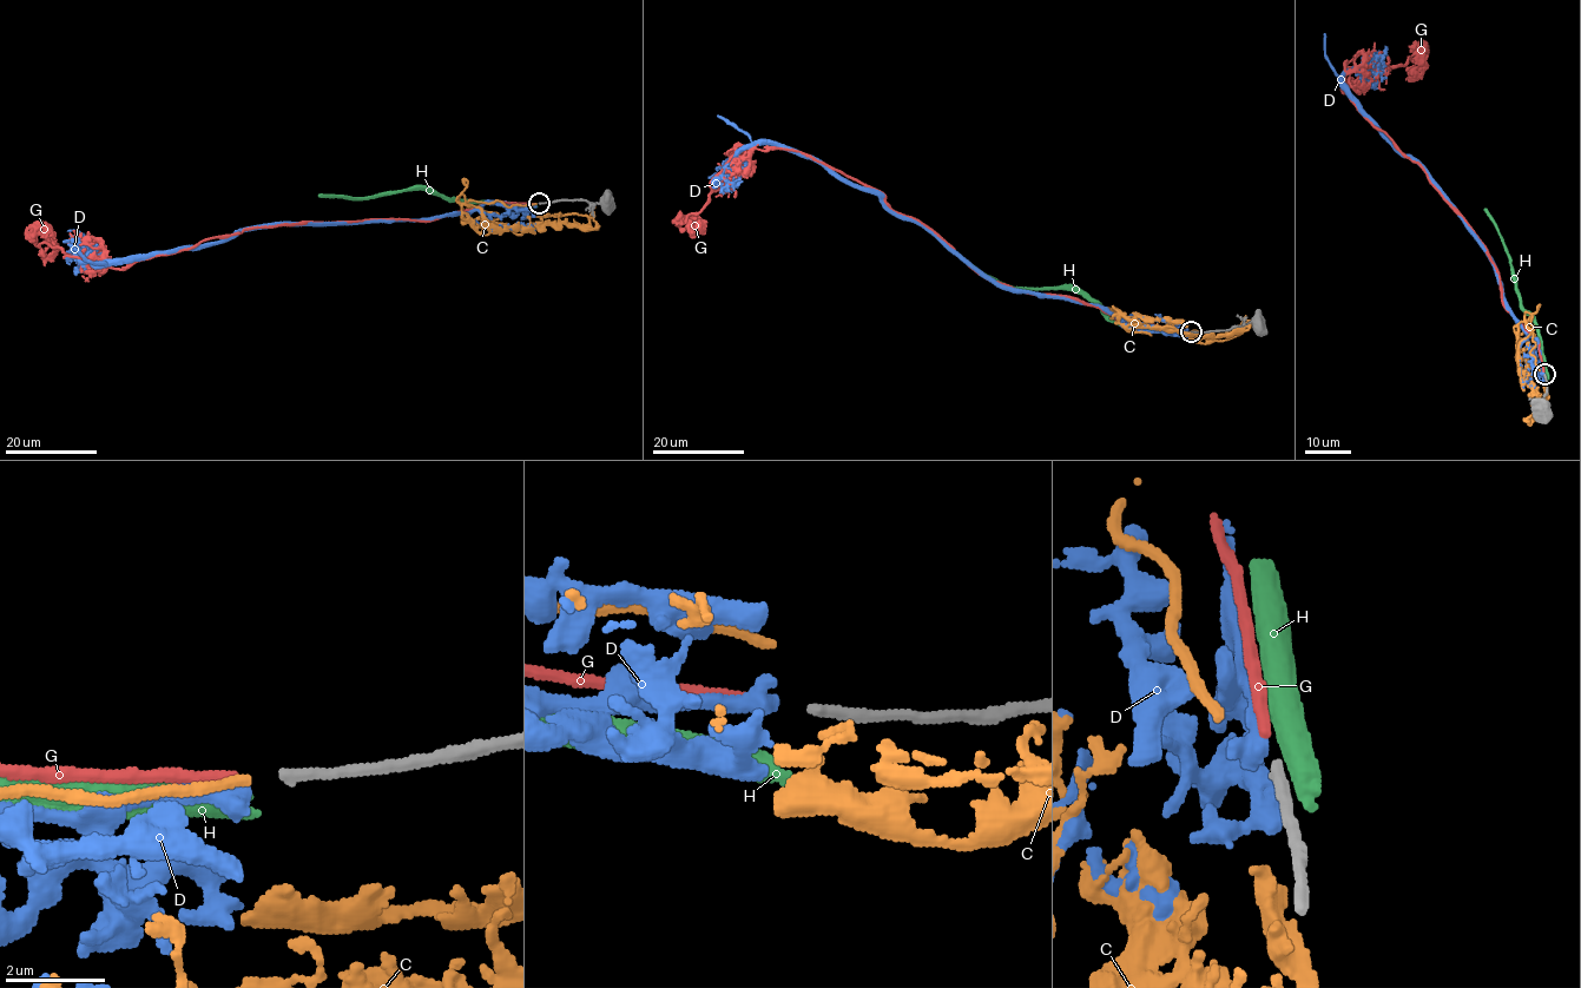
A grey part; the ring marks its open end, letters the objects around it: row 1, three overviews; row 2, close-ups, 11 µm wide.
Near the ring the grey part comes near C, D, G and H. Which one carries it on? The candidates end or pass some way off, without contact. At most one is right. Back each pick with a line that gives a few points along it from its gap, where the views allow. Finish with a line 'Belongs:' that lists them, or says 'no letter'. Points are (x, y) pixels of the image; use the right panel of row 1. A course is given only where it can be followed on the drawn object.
G: course (1543, 373), (1486, 249), (1343, 92), (1344, 66), (1414, 63)
Belongs: G

